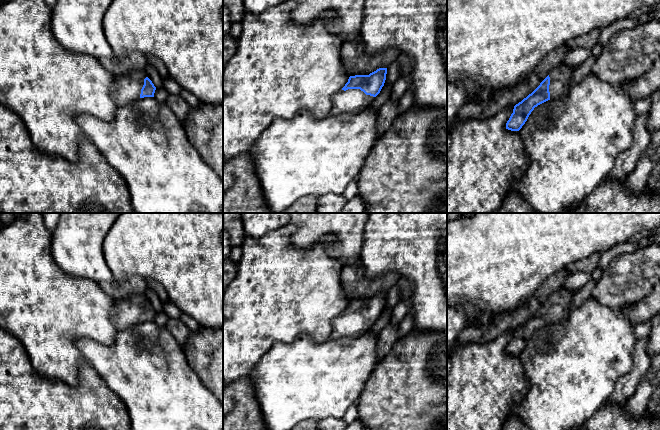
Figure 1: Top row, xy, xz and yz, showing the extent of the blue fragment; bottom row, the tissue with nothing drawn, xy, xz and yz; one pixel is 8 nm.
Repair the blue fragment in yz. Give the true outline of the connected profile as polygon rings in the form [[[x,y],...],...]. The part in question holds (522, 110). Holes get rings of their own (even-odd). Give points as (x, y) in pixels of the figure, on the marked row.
[[[563,64],[551,70],[531,94],[514,106],[513,113],[506,123],[506,129],[519,131],[535,107],[550,99],[558,100],[565,97],[570,89],[569,81],[573,70],[574,68]]]

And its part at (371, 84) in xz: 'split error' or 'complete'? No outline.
split error

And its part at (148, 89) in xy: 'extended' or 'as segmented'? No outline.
extended

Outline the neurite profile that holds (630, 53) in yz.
[[[650,17],[632,29],[615,32],[591,73],[611,84],[623,84],[645,74],[660,58],[660,20]]]

